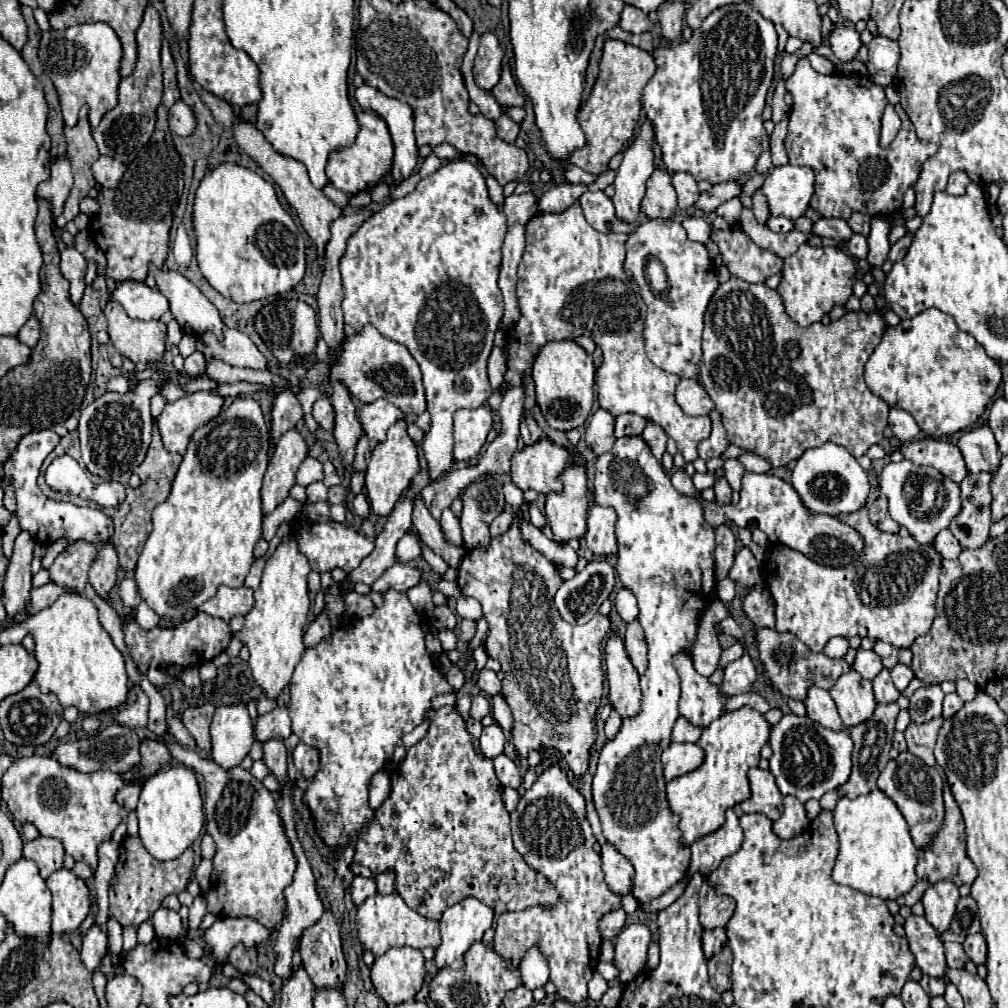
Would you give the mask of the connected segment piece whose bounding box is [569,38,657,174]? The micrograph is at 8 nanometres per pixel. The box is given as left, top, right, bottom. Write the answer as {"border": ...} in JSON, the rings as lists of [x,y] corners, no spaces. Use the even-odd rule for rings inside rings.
{"border":[[[605,40],[603,56],[599,62],[599,76],[591,96],[581,104],[577,112],[577,122],[583,128],[587,142],[581,150],[569,154],[571,164],[591,174],[603,174],[607,170],[609,158],[621,152],[635,134],[641,112],[641,88],[645,88],[655,68],[655,60],[649,52],[621,40]]]}

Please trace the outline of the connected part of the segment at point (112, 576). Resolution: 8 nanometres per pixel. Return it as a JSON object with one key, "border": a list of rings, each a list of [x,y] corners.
{"border":[[[107,542],[105,546],[99,548],[91,570],[89,570],[89,582],[93,584],[93,588],[97,590],[99,596],[107,596],[111,592],[111,588],[115,586],[117,580],[117,570],[119,570],[119,562],[117,562],[117,552],[113,548],[111,542]]]}

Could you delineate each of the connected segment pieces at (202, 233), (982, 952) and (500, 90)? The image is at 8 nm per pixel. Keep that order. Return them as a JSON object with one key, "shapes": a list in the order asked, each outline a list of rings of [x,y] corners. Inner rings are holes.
{"shapes":[[[[223,162],[203,176],[193,202],[193,230],[201,274],[233,302],[289,292],[305,274],[303,234],[281,206],[273,184],[245,166]]],[[[969,934],[965,938],[965,942],[963,942],[963,948],[965,948],[971,962],[985,964],[985,960],[987,960],[987,944],[985,944],[983,934]]],[[[505,64],[503,66],[503,72],[501,72],[501,80],[499,80],[499,84],[491,90],[493,92],[493,96],[495,96],[495,100],[499,102],[499,104],[503,104],[503,106],[523,106],[525,104],[525,98],[519,94],[519,90],[517,90],[517,82],[515,82],[515,78],[513,78],[513,74],[511,74],[511,68],[509,68],[509,64]]]]}

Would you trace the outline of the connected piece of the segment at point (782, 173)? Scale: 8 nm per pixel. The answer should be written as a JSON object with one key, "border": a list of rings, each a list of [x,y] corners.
{"border":[[[791,164],[773,168],[761,186],[771,216],[785,216],[789,220],[803,216],[813,196],[813,182],[815,174],[811,168]]]}

